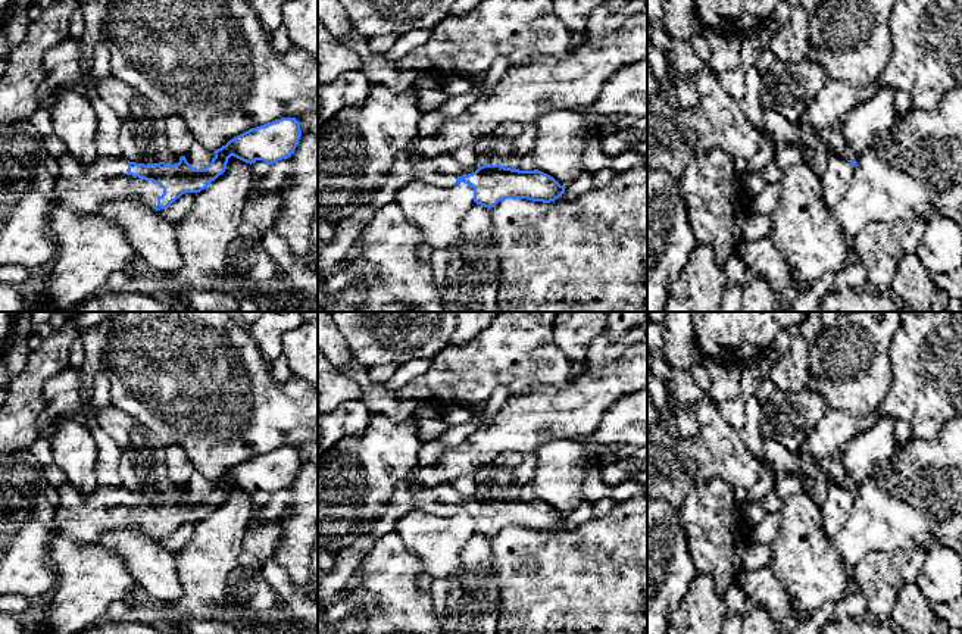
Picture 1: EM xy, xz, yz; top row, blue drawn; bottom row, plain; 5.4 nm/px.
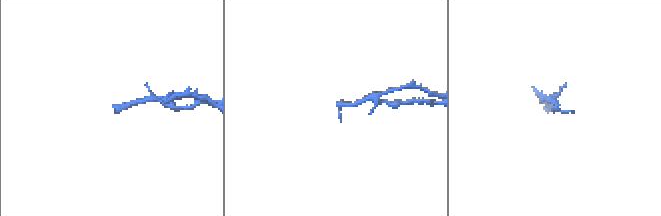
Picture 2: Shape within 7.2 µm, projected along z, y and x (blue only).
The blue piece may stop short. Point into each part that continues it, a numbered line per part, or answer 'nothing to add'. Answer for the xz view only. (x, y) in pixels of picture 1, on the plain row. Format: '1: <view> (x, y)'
1: xz (442, 500)

